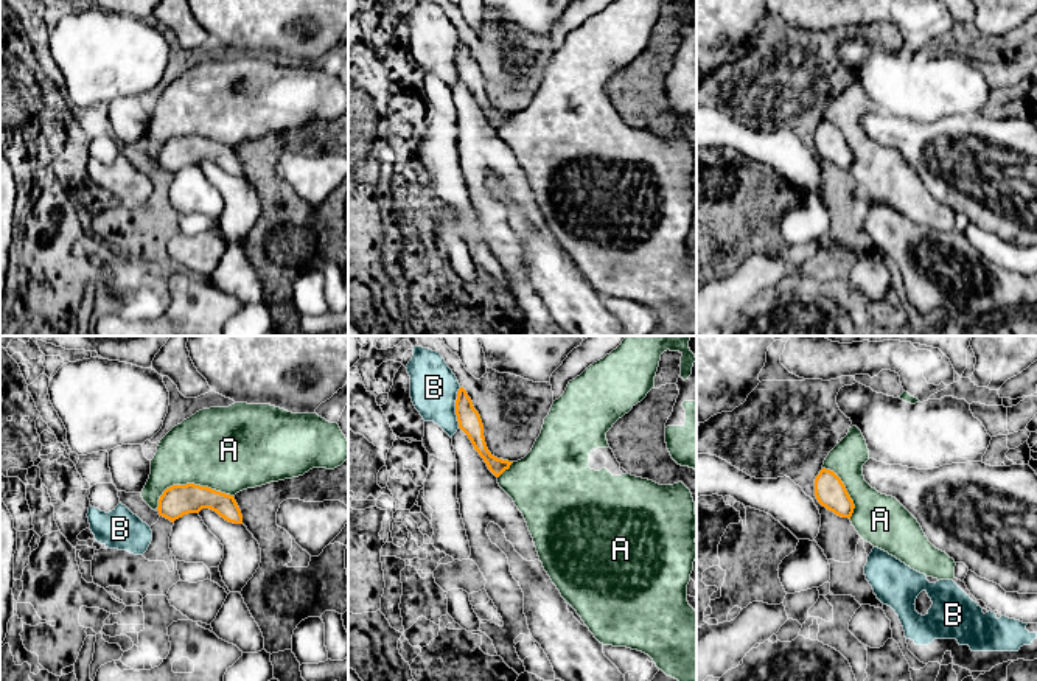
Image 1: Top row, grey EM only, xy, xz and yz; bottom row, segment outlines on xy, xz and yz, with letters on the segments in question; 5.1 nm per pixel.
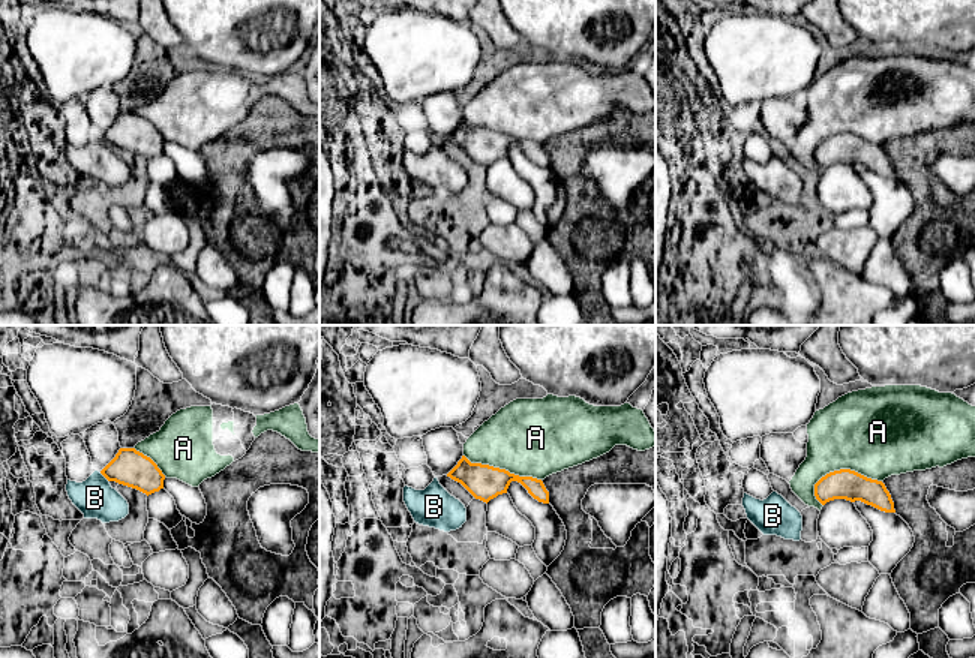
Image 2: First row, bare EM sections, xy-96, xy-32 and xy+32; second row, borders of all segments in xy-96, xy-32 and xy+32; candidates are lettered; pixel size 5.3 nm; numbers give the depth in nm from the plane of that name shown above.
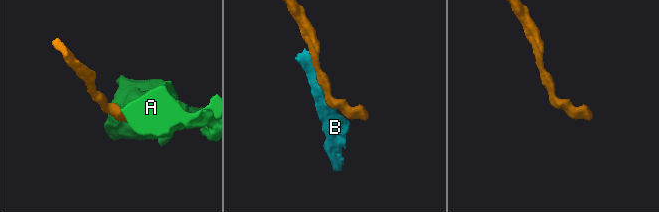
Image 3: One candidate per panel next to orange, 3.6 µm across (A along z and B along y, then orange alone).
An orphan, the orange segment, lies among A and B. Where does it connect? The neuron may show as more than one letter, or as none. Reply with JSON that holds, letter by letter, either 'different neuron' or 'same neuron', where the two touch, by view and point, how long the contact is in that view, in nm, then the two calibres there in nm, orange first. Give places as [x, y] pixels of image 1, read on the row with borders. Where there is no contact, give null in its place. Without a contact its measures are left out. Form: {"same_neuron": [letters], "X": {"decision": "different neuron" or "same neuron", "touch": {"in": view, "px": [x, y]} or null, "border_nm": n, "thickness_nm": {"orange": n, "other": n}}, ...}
{"same_neuron": ["A"], "A": {"decision": "same neuron", "touch": {"in": "xy", "px": [188, 484]}, "border_nm": 400, "thickness_nm": {"orange": 160, "other": 420}}, "B": {"decision": "different neuron", "touch": {"in": "xz", "px": [456, 408]}, "border_nm": 200, "thickness_nm": {"orange": 120, "other": 240}}}

